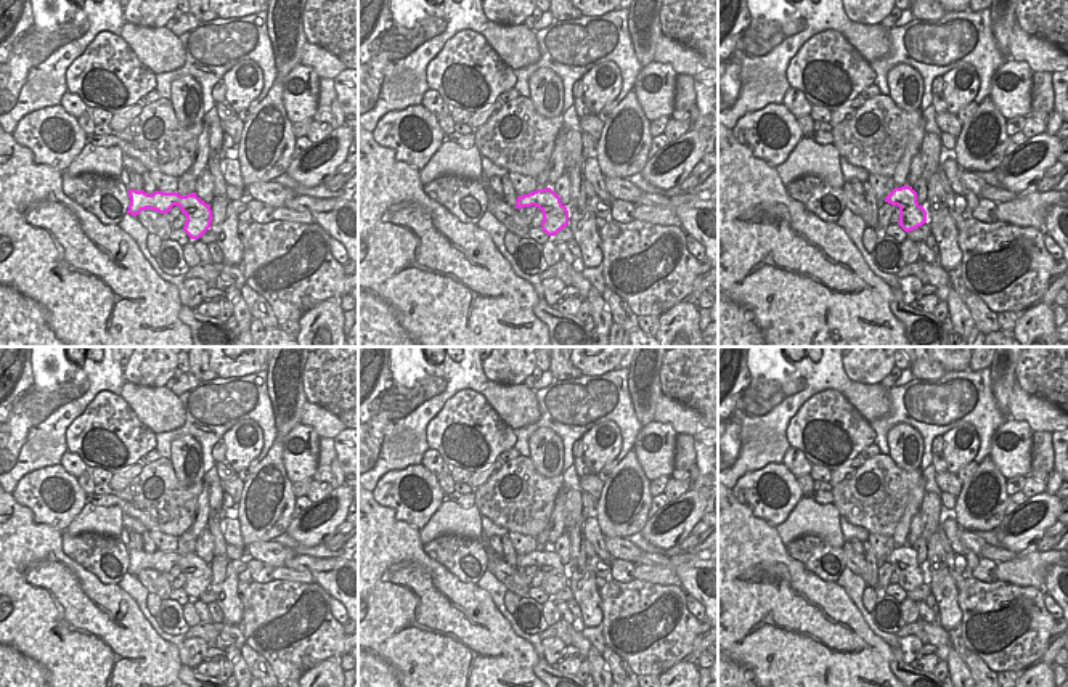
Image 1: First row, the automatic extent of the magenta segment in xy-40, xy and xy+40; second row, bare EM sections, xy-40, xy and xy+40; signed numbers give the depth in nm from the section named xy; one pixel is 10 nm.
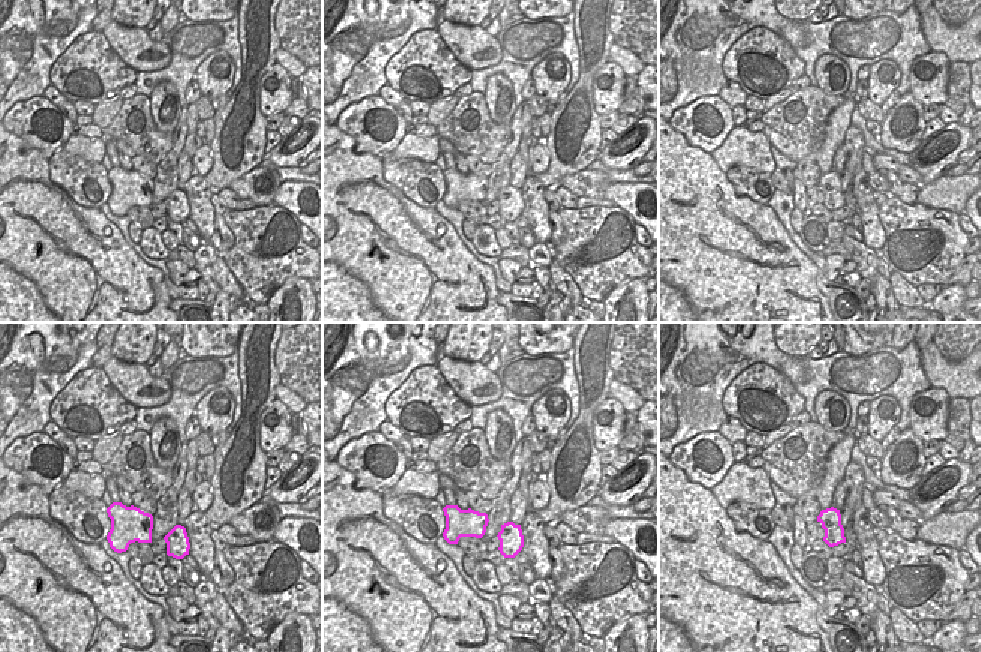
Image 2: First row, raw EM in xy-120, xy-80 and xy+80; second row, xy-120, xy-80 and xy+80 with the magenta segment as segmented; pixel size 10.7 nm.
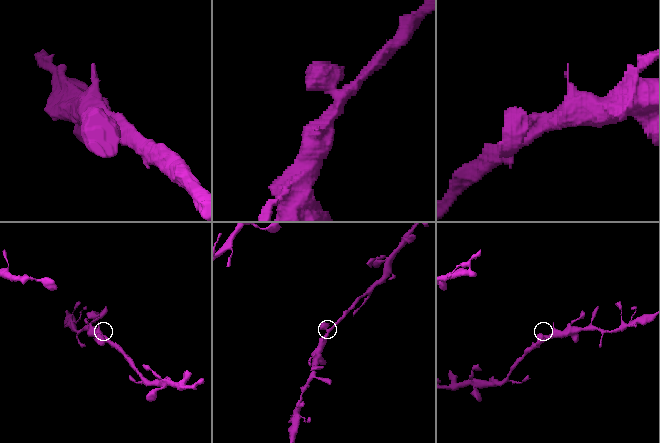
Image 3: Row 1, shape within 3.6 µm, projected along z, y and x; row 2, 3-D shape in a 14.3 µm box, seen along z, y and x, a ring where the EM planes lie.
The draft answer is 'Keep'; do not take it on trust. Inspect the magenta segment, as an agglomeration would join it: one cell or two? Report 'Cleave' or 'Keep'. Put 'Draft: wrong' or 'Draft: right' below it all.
Keep
Draft: right

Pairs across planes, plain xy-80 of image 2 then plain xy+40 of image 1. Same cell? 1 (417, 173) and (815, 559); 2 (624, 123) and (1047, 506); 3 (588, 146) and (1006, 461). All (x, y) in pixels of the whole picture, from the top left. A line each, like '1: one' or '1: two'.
1: one
2: two
3: two

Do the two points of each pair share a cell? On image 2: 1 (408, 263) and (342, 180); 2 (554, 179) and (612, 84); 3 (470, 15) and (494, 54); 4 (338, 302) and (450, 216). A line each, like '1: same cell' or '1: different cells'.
1: same cell
2: different cells
3: different cells
4: different cells

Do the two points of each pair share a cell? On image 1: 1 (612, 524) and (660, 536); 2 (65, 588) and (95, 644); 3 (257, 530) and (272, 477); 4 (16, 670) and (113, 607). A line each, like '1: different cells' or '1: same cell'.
1: different cells
2: same cell
3: same cell
4: same cell

